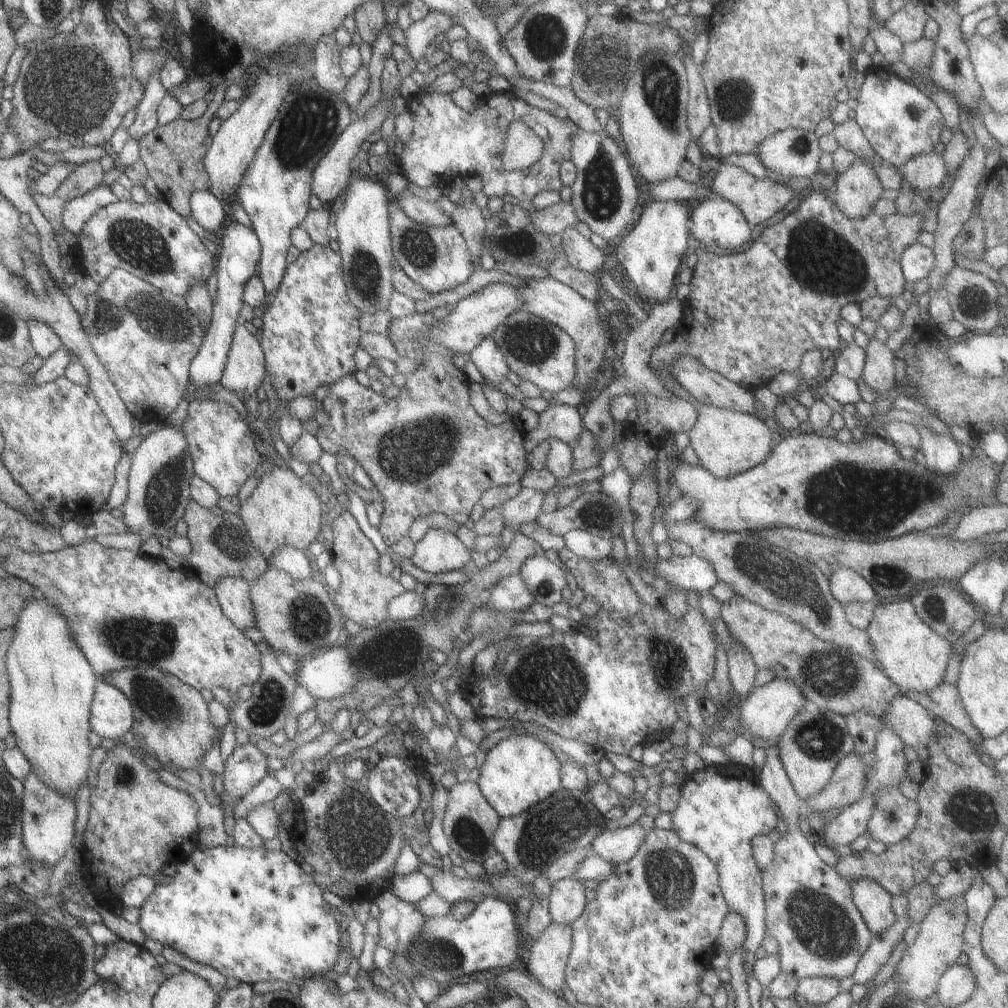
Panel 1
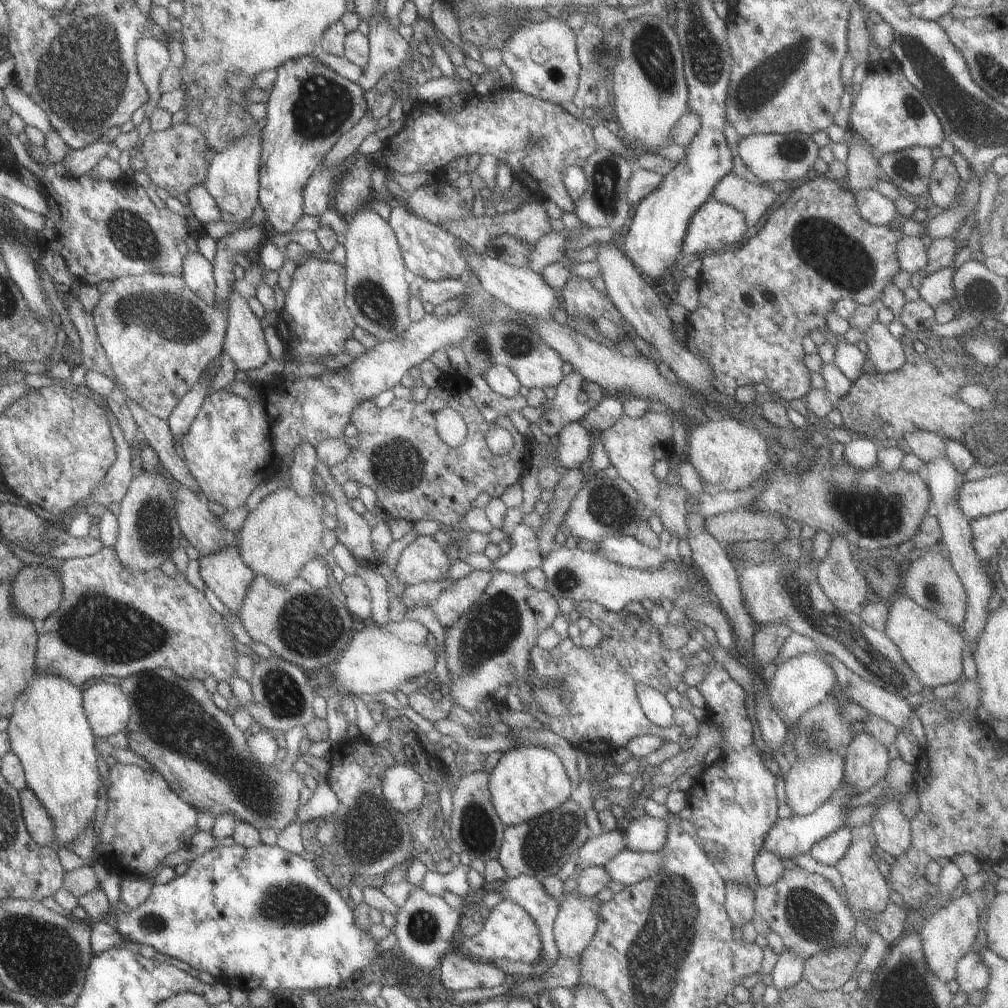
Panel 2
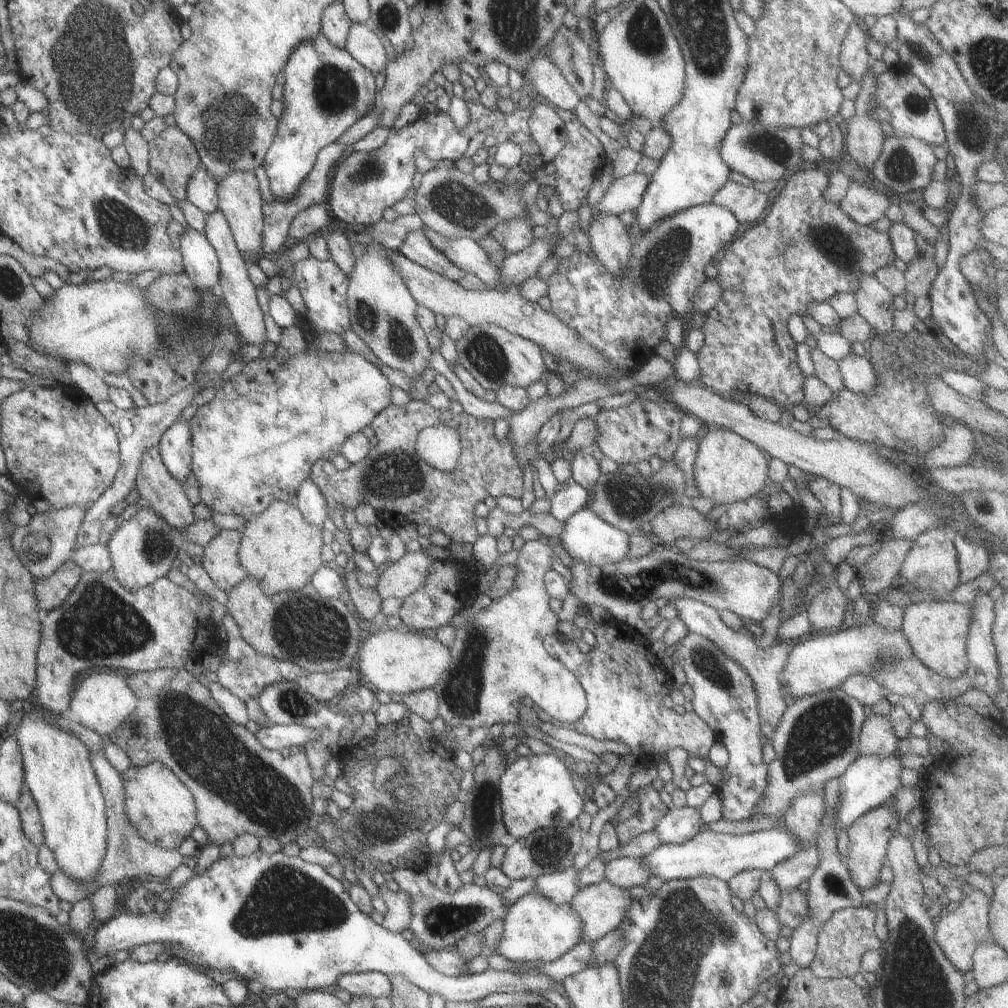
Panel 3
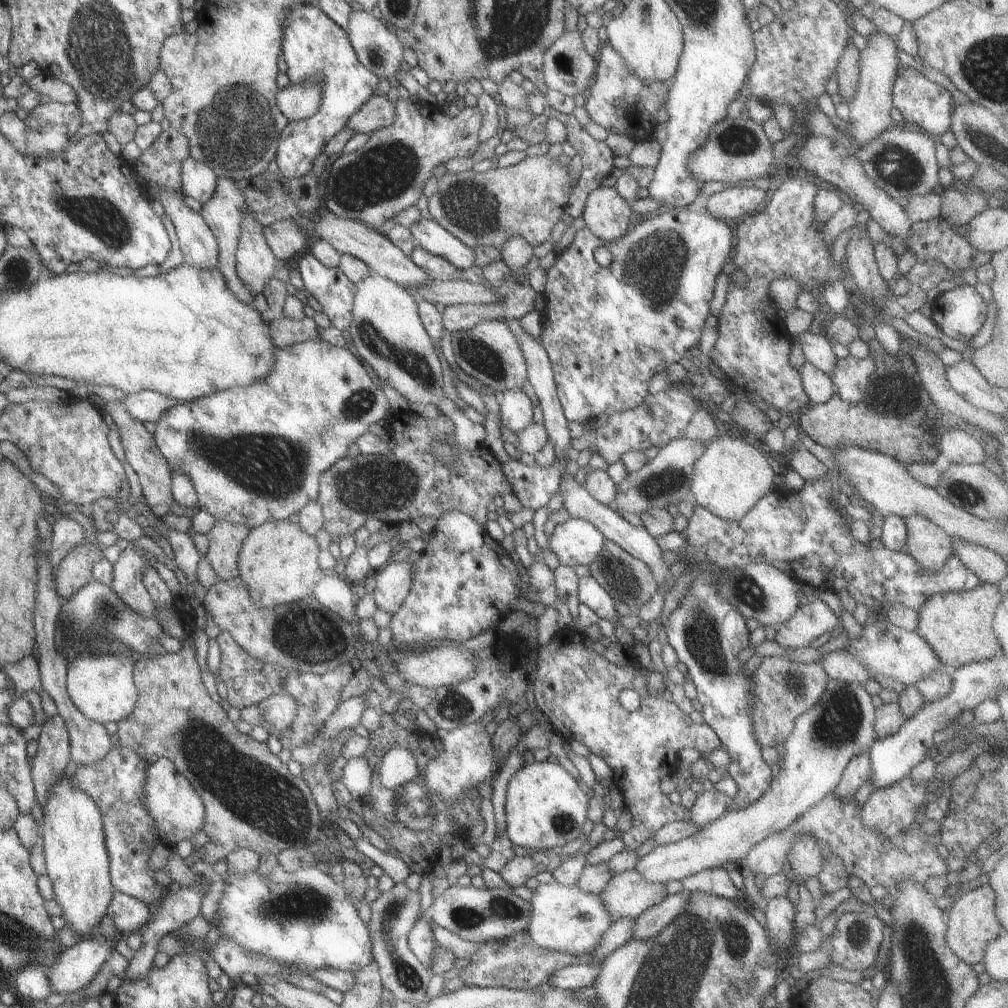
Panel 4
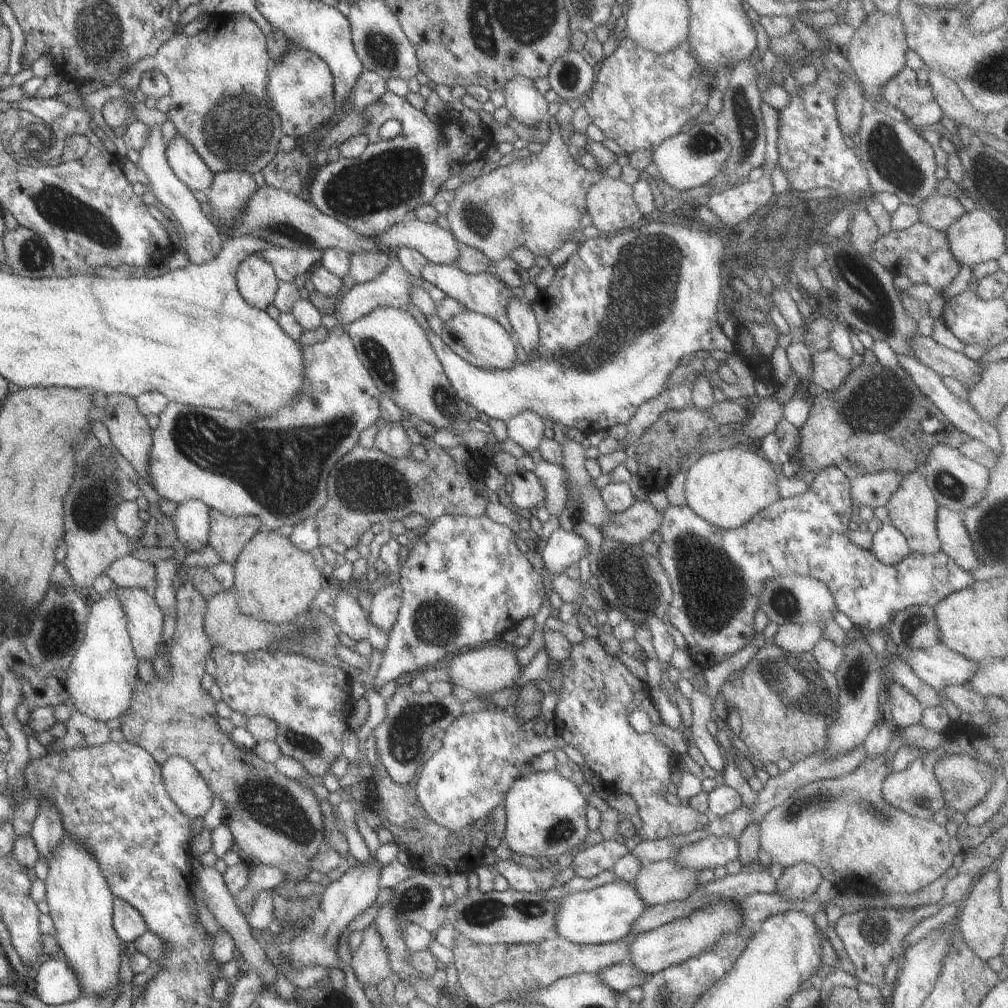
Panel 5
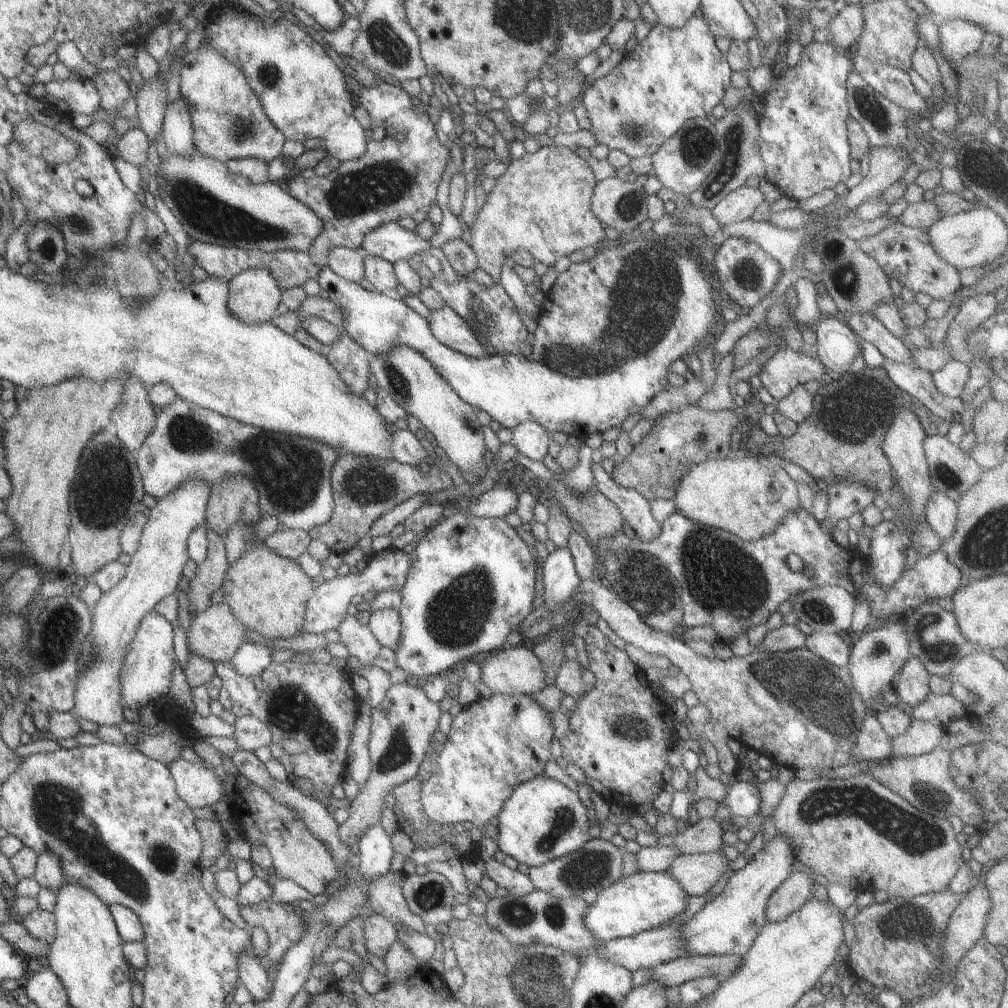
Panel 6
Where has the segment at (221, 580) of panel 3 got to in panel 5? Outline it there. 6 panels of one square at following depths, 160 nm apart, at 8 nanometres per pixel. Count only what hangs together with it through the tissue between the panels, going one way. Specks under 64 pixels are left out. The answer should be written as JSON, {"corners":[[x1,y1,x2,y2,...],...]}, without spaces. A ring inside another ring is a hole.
{"corners":[[208,510,208,545,215,550,222,562,229,563,231,566,245,543,260,528,262,528,262,524,257,517,252,517,251,515,228,517,218,510]]}

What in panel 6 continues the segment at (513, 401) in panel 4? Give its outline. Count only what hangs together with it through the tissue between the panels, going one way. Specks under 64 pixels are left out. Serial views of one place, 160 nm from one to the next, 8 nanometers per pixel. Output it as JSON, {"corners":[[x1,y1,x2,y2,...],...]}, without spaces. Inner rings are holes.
{"corners":[[526,421,507,429,510,432,509,444,515,447,522,456,539,462,548,454,547,448,551,434,547,433,543,426]]}

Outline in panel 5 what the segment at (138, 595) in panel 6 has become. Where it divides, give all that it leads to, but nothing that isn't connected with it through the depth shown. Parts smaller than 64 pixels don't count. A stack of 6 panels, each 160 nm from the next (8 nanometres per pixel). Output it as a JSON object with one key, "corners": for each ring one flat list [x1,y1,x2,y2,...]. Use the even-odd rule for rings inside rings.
{"corners":[[107,591,102,596,91,597,88,607,83,640,66,668,65,688,71,707,90,719,104,722,118,717,130,705,138,660,116,594]]}

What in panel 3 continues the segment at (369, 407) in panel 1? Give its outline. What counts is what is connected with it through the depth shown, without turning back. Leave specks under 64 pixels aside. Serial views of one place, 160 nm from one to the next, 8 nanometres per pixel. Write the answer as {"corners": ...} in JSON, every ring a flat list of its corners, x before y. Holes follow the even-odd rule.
{"corners":[[412,398,402,407,389,404,368,424,373,429,377,443,361,460,351,463,343,470,337,470,329,461,319,459,316,464,313,464,309,478,318,486,326,500,327,514,334,506,340,507,340,511,343,513,344,508,354,510,359,504,365,503,369,504,379,520,390,528,395,528,401,521,414,525,426,524,429,528,449,536,451,541,472,544,479,536,475,529,475,517,473,516,475,505,485,500,487,496,496,498,499,495,505,495,519,499,523,486,521,469,517,465,513,446,507,438,503,440,495,438,493,422,492,419,477,419,467,413,453,413,449,409,438,410,431,407,429,402],[441,425,453,427,459,433,461,452,458,456,458,464,452,471,441,472,431,468,415,454,414,444,417,433,426,427]]}

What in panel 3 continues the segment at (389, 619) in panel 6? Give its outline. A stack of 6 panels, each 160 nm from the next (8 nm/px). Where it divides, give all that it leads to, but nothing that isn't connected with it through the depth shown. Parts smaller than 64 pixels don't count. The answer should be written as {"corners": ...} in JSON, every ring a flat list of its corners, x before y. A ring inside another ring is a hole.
{"corners":[[421,550,407,551,399,559,388,563,383,572,377,576,374,589,382,600,389,597,403,599,423,584,433,561]]}

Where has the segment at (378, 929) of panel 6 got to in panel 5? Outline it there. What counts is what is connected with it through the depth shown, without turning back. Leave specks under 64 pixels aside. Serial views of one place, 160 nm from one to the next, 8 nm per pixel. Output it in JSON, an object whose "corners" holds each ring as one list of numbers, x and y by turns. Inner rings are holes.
{"corners":[[367,925,362,930,362,939,357,950,348,961,362,989,377,985,383,978,392,974,381,936,374,926]]}

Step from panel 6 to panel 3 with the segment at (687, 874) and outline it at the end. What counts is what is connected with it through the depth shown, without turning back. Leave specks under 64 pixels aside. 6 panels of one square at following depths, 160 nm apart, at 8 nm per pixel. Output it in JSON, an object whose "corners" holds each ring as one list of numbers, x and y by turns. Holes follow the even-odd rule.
{"corners":[[601,881,579,889,569,900,570,909,582,922,582,935,580,941,595,942,601,935,613,930,627,914,628,907,634,902,625,889,612,885,610,882]]}

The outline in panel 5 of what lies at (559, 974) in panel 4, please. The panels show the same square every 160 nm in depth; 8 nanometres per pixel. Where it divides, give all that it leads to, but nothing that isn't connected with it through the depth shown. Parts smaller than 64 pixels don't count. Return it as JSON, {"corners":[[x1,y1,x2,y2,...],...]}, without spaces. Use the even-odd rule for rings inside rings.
{"corners":[[623,962,599,969,594,976,599,976,604,985,610,986,613,991,622,993,633,986,640,987,651,975,640,973,628,962]]}

